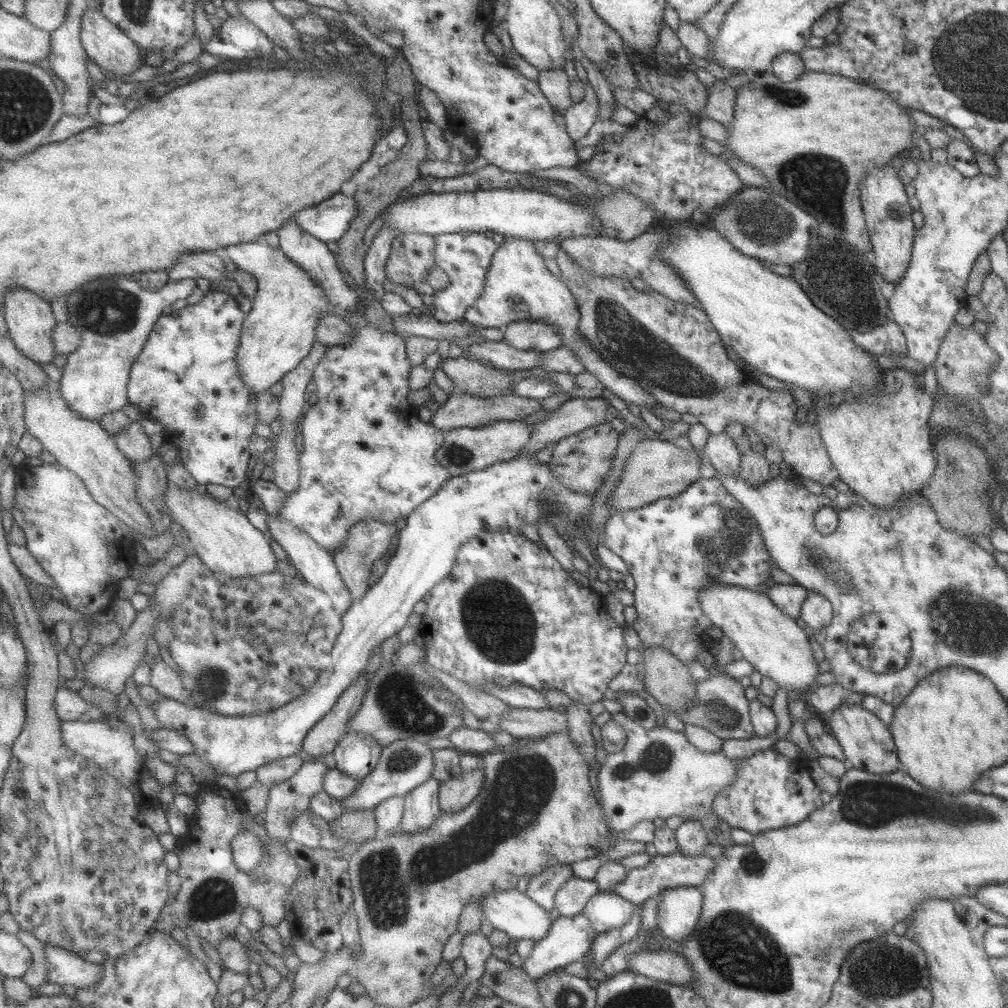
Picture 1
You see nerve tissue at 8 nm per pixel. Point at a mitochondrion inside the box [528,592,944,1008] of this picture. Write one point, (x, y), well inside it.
(741, 950)

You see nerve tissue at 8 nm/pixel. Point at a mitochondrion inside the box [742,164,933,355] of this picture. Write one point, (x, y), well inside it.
(851, 298)

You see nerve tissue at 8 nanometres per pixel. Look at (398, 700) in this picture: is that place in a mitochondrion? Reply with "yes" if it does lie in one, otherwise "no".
yes

